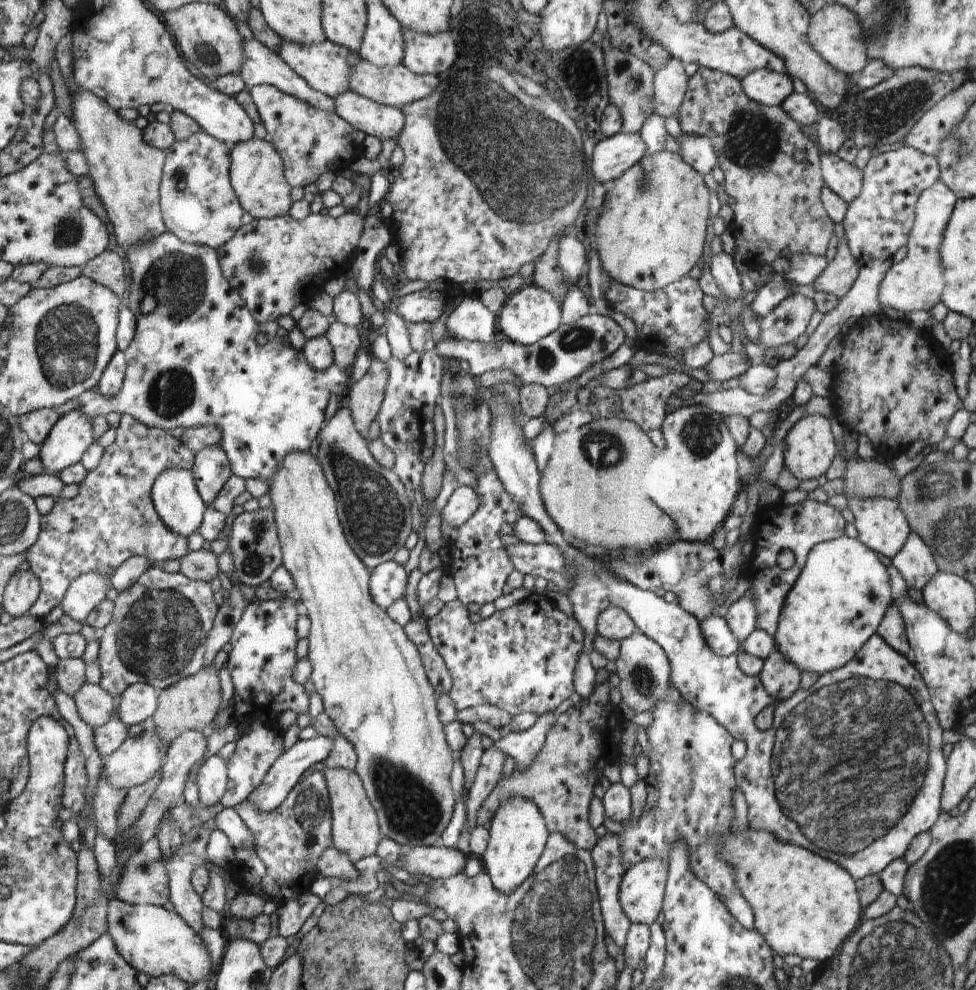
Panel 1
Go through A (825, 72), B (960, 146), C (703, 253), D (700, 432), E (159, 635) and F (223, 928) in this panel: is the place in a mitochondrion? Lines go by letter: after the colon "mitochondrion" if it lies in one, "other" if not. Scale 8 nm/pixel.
A: other
B: mitochondrion
C: other
D: mitochondrion
E: mitochondrion
F: other

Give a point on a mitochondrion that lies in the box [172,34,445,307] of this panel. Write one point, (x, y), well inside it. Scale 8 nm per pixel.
(205, 56)

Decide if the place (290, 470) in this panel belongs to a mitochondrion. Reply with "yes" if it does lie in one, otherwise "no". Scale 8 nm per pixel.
no

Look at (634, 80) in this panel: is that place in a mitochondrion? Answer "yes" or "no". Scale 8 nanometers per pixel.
yes

